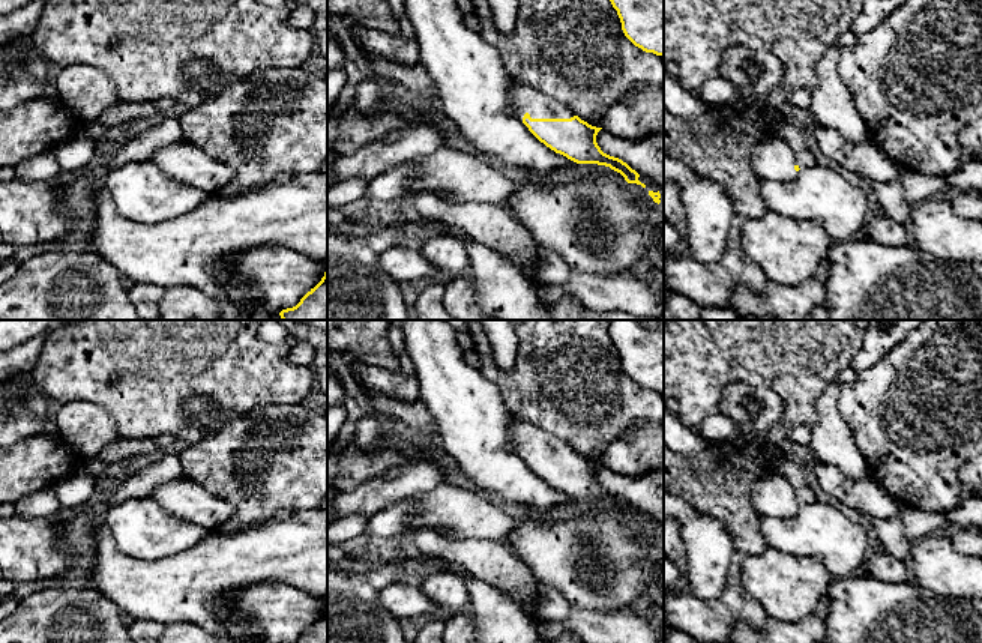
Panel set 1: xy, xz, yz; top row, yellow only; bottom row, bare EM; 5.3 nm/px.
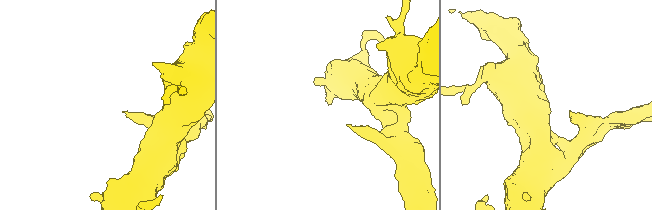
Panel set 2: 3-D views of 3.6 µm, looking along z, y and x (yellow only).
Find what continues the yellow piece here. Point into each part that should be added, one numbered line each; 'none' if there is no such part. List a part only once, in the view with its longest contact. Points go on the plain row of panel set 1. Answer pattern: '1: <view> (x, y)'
1: xz (523, 434)

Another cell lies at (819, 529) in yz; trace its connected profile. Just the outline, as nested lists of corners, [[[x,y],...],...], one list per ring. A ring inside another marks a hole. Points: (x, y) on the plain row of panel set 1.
[[[830,503],[799,506],[796,515],[760,517],[767,547],[790,556],[820,557],[832,578],[854,575],[869,559],[865,527]]]

